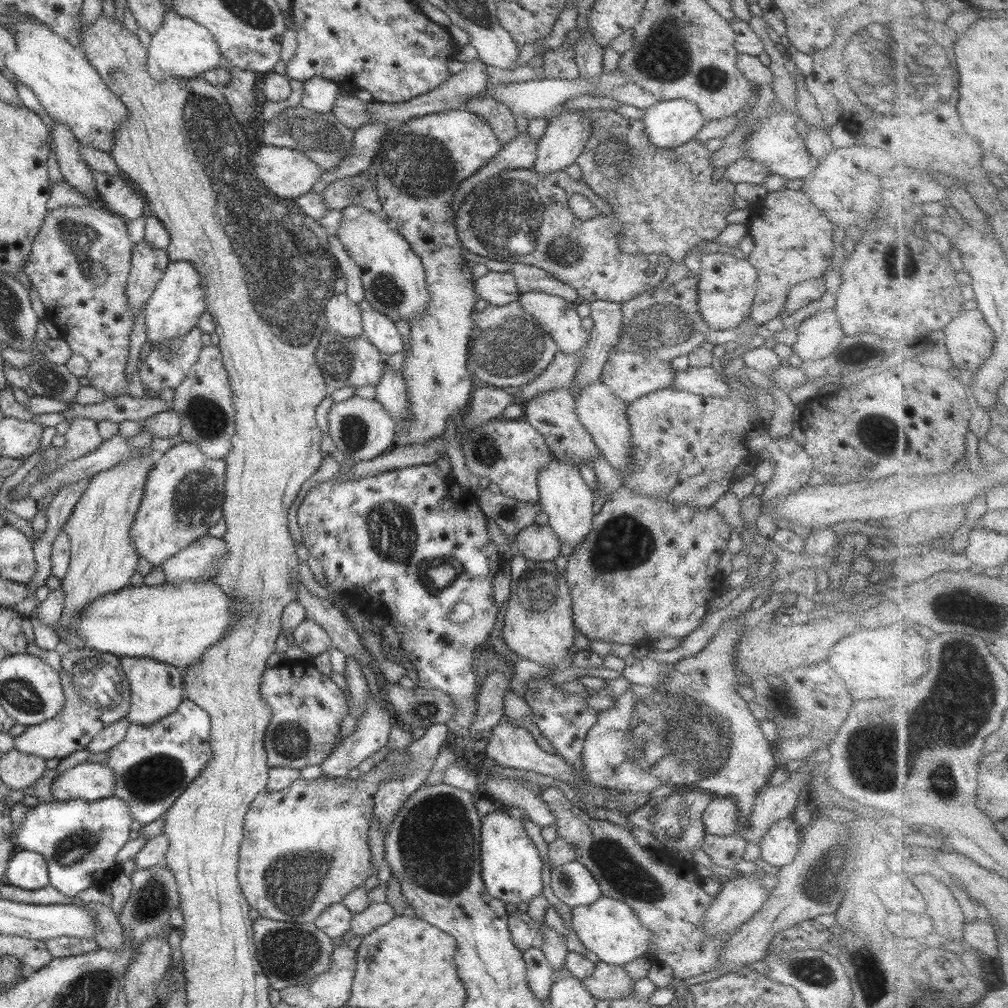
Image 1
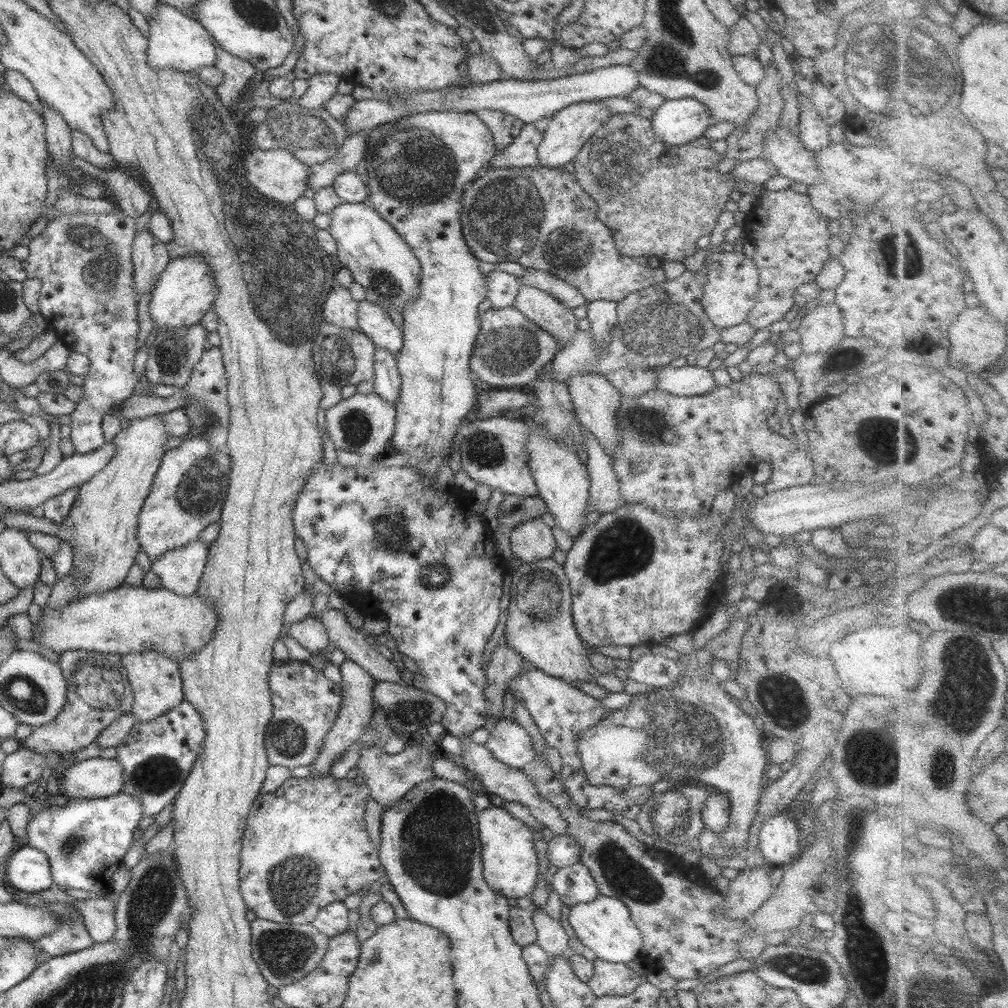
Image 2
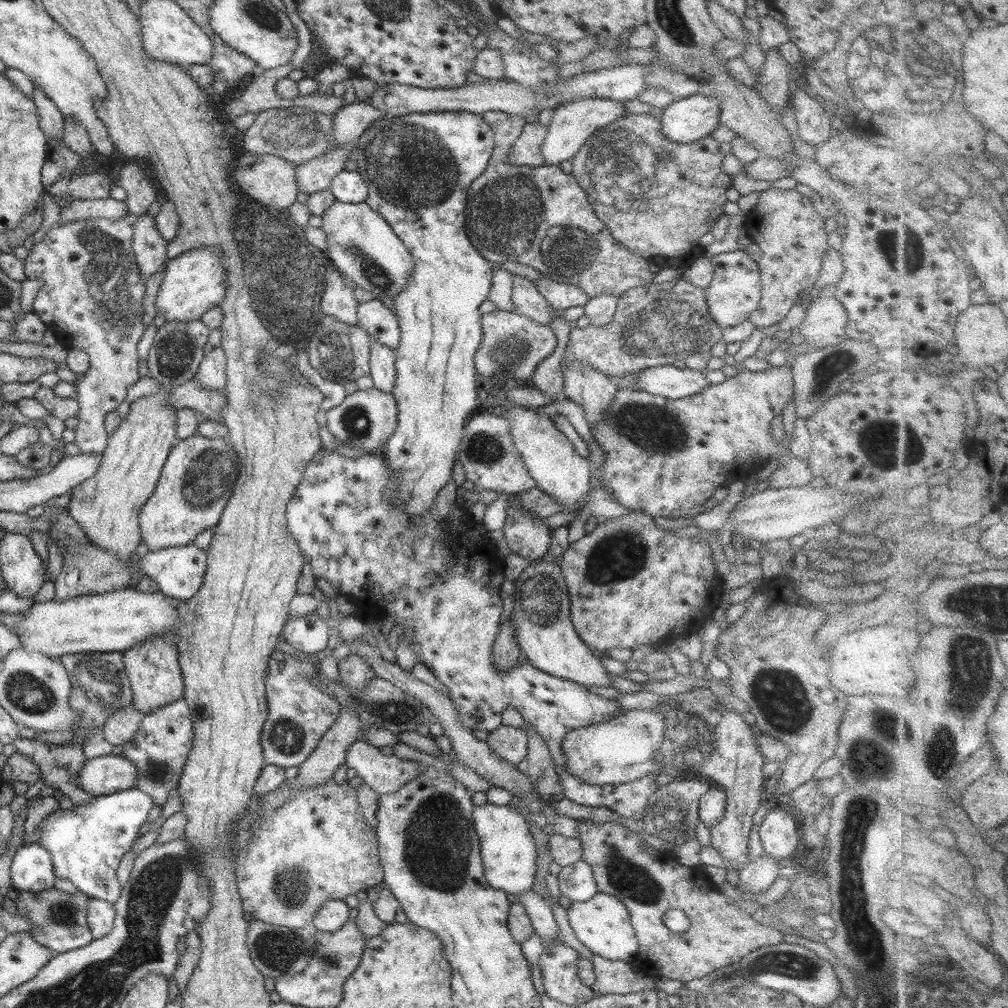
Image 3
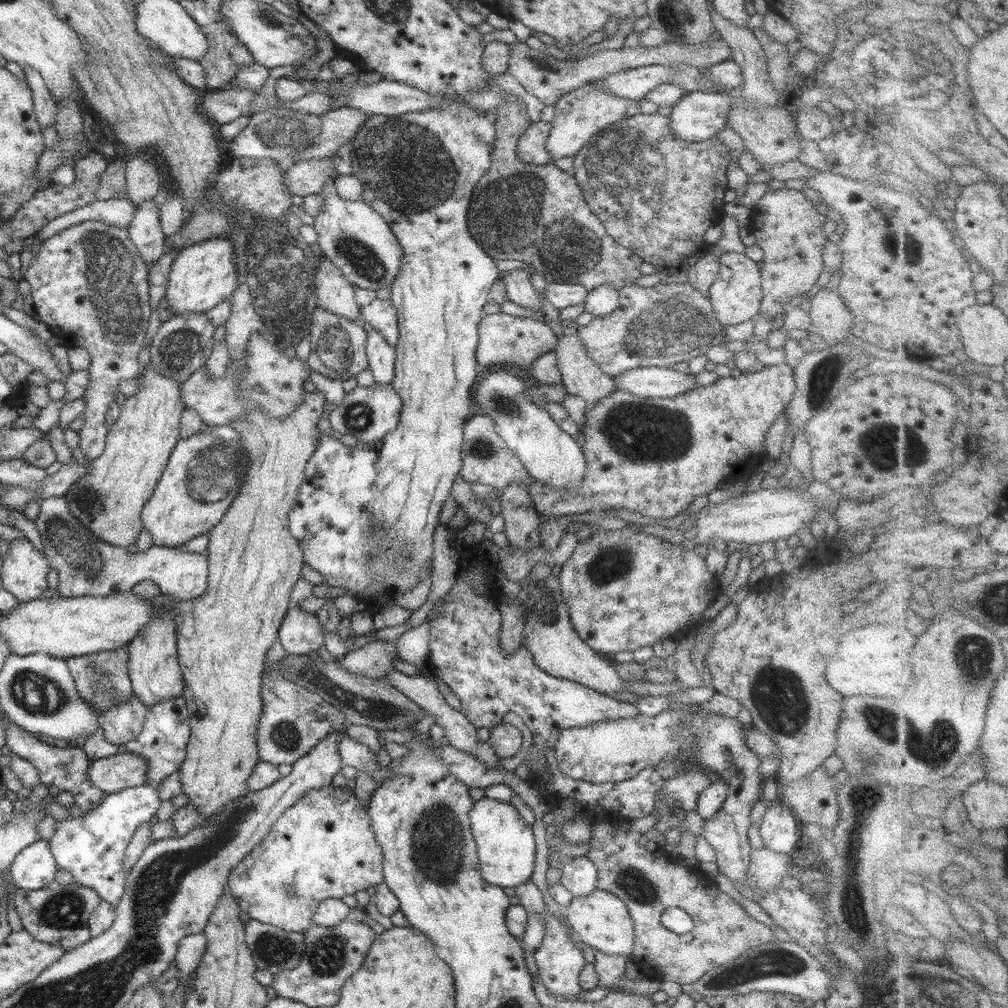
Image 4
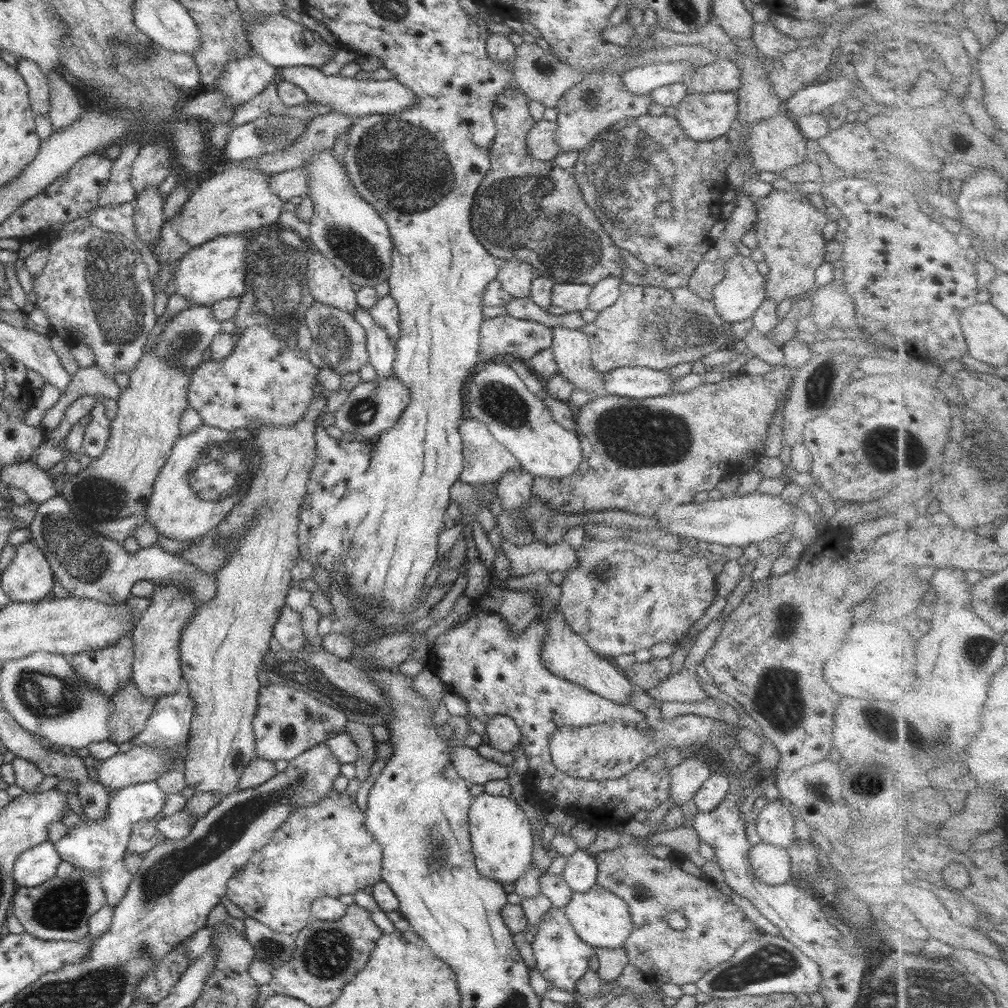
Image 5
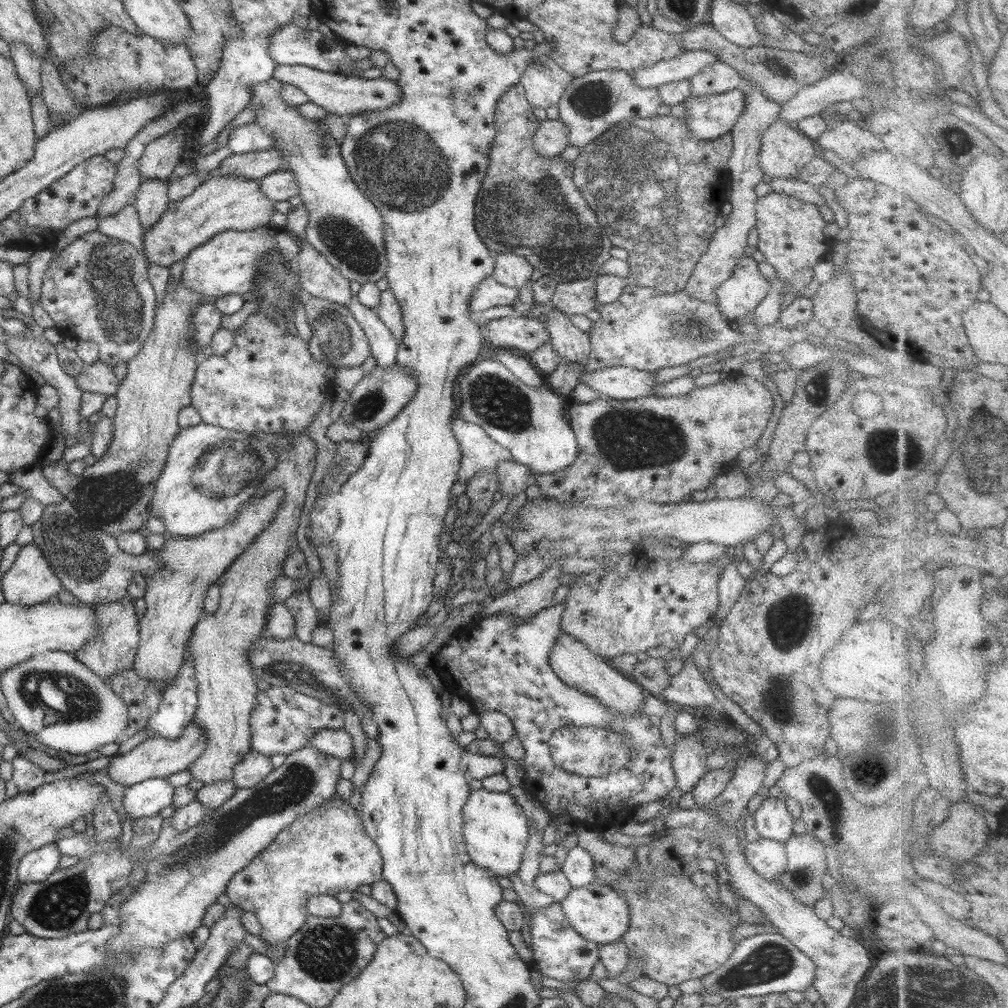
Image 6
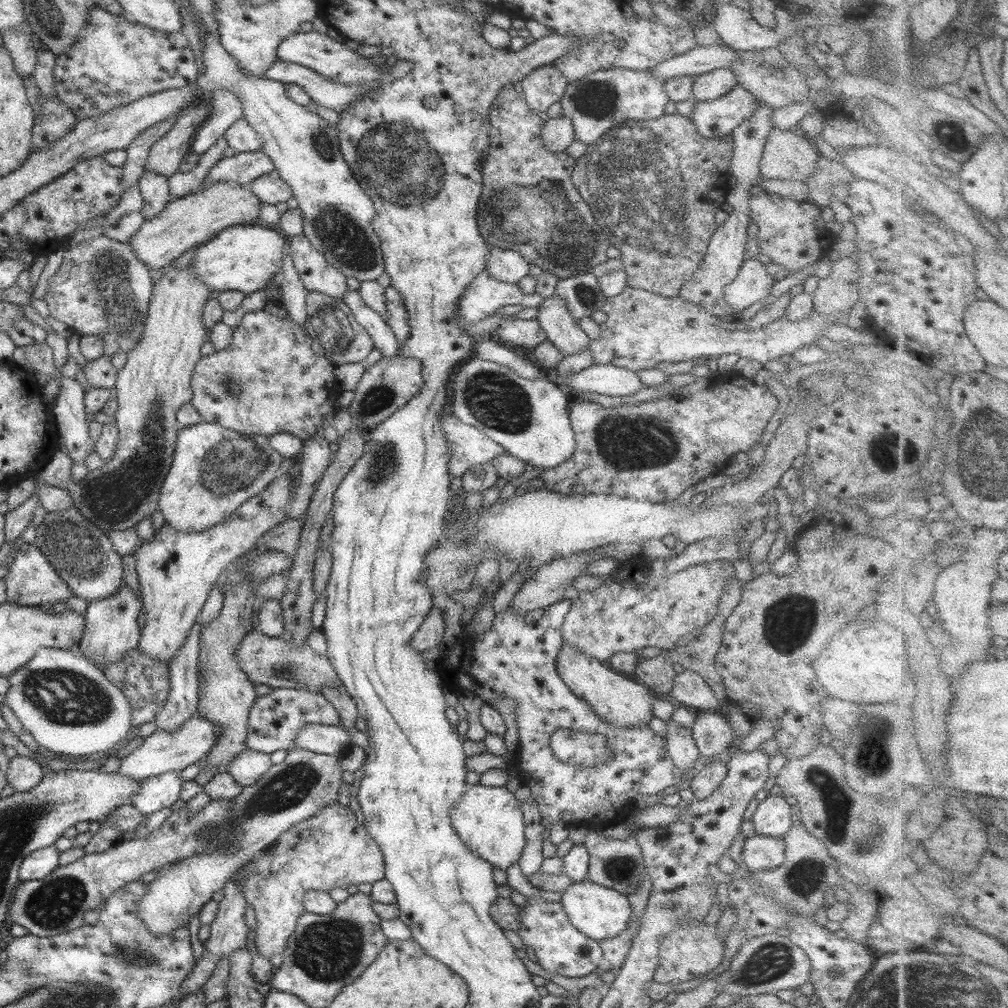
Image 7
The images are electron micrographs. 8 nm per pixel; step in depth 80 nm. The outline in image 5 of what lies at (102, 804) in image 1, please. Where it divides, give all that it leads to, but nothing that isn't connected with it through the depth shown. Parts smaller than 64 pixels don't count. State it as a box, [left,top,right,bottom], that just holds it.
[55,781,166,908]

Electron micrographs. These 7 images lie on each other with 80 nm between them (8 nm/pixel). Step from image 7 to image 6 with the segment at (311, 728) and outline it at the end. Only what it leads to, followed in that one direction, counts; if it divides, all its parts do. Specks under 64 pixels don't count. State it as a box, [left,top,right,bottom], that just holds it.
[309,729,353,760]

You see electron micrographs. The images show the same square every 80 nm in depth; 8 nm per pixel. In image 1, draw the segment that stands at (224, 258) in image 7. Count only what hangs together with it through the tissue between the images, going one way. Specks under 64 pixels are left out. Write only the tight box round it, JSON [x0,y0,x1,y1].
[144,261,207,350]

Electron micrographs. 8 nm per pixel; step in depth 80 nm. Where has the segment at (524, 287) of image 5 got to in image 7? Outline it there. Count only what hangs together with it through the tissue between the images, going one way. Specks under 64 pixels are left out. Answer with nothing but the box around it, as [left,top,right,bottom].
[485,247,530,284]

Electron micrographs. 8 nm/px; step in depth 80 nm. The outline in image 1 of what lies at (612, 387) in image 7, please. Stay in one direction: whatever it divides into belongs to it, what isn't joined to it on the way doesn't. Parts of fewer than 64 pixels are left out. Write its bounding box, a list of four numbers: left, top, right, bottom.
[672,366,731,398]

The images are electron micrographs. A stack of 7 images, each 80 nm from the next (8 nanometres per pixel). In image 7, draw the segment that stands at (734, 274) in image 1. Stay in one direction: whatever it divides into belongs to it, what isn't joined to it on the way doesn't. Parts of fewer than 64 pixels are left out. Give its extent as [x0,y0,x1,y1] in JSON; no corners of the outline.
[724,258,774,314]

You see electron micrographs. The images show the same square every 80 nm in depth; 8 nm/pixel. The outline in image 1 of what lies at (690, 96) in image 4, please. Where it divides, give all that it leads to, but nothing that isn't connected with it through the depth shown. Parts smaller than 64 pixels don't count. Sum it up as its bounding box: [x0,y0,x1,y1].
[642,99,708,148]

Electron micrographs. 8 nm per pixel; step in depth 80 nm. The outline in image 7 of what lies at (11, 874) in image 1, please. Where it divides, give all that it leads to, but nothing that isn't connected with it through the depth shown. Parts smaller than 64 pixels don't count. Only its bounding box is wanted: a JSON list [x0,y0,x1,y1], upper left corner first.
[19,846,59,881]

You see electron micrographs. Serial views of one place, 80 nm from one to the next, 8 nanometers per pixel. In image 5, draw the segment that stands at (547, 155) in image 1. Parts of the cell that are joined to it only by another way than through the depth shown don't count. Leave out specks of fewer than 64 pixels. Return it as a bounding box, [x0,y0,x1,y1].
[554,74,653,152]

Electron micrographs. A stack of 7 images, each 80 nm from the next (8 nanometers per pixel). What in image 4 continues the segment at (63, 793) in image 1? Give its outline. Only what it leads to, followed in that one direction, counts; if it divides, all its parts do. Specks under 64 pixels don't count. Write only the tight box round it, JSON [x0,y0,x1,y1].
[89,751,147,794]

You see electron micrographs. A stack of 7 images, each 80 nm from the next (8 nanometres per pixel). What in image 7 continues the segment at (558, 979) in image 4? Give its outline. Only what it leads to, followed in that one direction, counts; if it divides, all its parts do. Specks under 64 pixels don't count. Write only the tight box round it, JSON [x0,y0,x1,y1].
[515,898,605,978]

